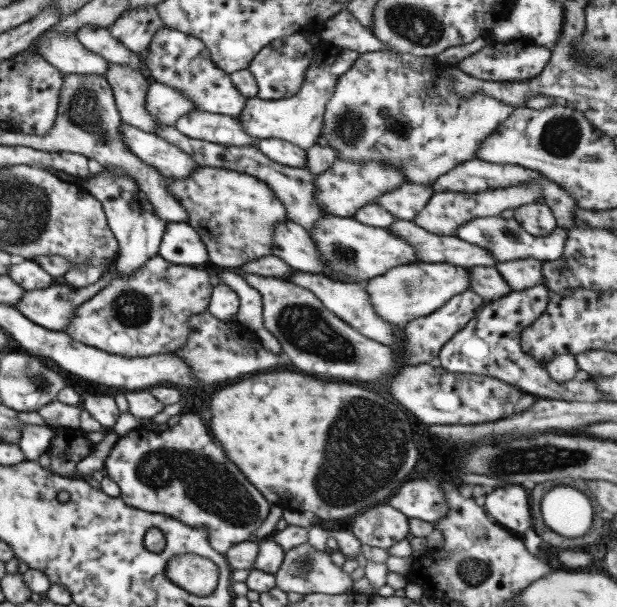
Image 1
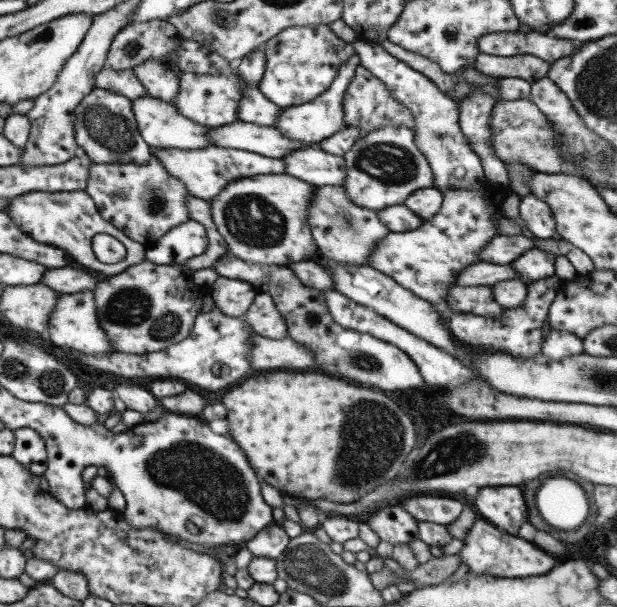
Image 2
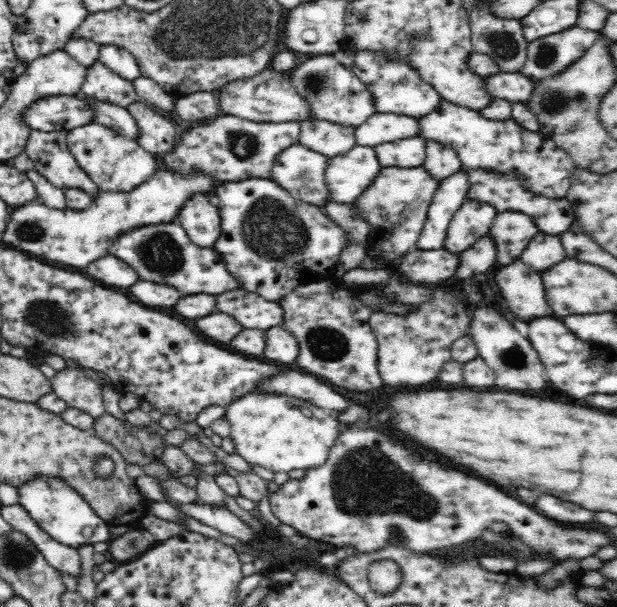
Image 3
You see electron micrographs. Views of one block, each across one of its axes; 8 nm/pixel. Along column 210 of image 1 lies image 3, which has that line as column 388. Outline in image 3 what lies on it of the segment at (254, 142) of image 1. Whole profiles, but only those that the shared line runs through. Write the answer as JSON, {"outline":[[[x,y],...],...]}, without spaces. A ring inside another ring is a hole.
{"outline":[[[390,112],[372,114],[355,130],[356,145],[372,148],[388,142],[412,139],[419,134],[418,119]]]}

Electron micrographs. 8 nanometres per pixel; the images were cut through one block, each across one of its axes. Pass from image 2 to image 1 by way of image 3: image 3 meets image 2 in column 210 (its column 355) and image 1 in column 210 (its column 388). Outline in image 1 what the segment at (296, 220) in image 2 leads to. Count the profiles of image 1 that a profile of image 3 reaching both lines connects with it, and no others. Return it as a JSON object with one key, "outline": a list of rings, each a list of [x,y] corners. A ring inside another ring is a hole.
{"outline":[[[200,167],[188,178],[167,178],[167,189],[186,209],[187,223],[196,230],[207,246],[208,262],[237,271],[254,259],[272,255],[273,234],[277,224],[288,221],[286,207],[272,189],[248,173],[234,170]]]}

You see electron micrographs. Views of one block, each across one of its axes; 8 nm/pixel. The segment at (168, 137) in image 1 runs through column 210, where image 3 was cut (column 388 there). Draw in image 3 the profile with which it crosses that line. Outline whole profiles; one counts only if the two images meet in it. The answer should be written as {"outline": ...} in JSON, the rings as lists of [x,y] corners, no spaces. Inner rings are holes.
{"outline":[[[418,136],[376,146],[374,151],[380,167],[408,169],[424,165],[427,141]]]}

